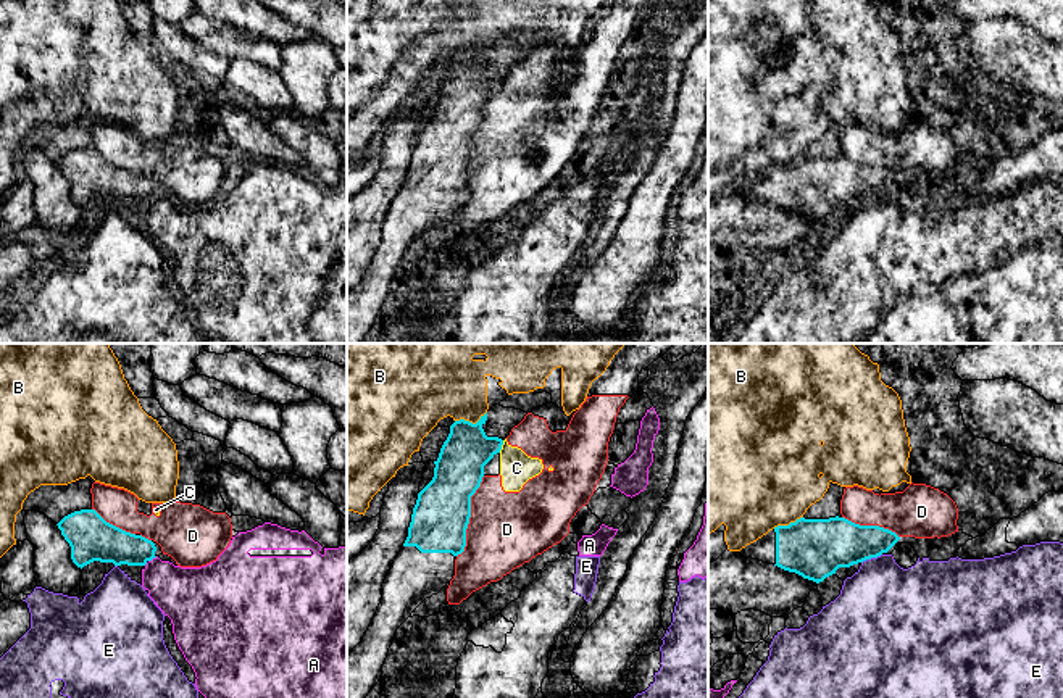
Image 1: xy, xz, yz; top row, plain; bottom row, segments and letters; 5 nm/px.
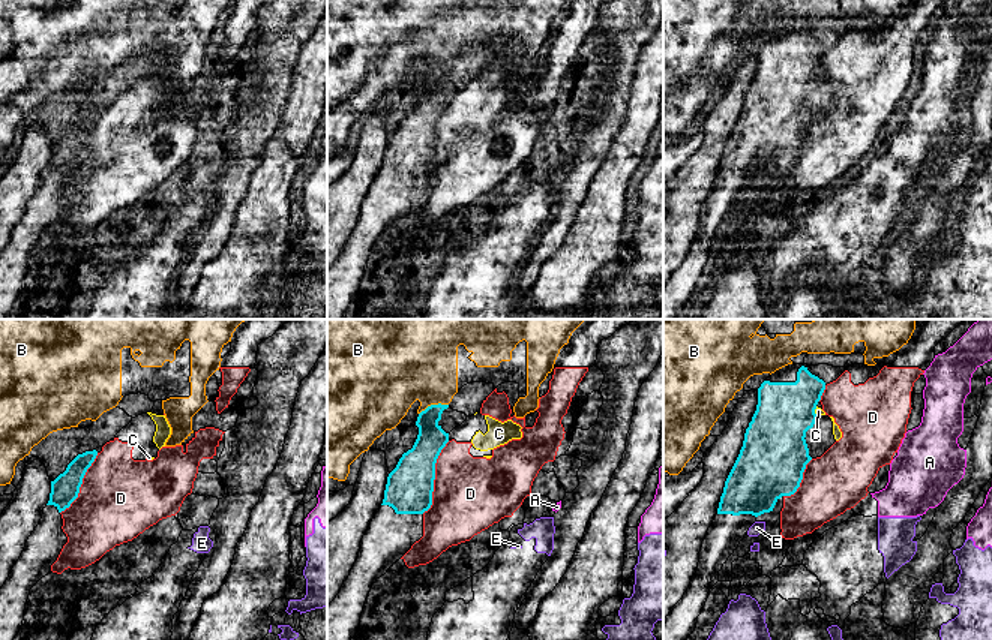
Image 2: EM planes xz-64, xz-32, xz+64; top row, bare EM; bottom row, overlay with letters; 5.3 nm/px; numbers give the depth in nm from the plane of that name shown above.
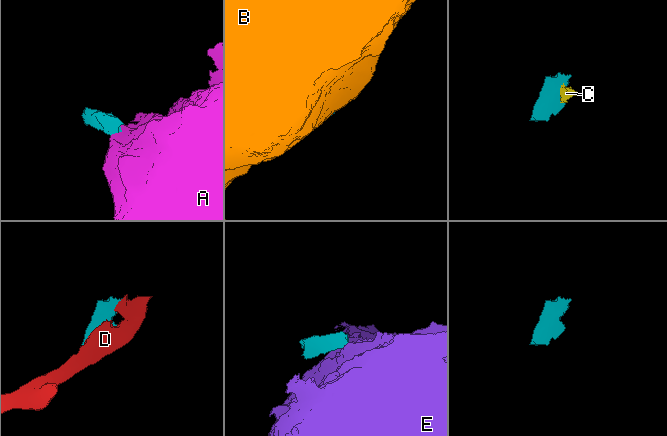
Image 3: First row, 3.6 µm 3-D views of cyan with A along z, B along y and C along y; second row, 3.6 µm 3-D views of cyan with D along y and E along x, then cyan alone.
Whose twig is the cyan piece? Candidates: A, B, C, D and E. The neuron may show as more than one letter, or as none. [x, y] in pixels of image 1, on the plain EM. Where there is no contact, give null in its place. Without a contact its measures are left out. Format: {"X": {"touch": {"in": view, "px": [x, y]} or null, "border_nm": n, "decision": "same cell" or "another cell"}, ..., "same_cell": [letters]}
{"A": {"touch": {"in": "xy", "px": [150, 199]}, "border_nm": 80, "decision": "another cell"}, "B": {"touch": {"in": "xz", "px": [470, 62]}, "border_nm": 170, "decision": "another cell"}, "C": {"touch": {"in": "xz", "px": [500, 86]}, "border_nm": 70, "decision": "another cell"}, "D": {"touch": {"in": "xz", "px": [470, 155]}, "border_nm": 440, "decision": "another cell"}, "E": {"touch": {"in": "yz", "px": [871, 195]}, "border_nm": 120, "decision": "another cell"}, "same_cell": []}

